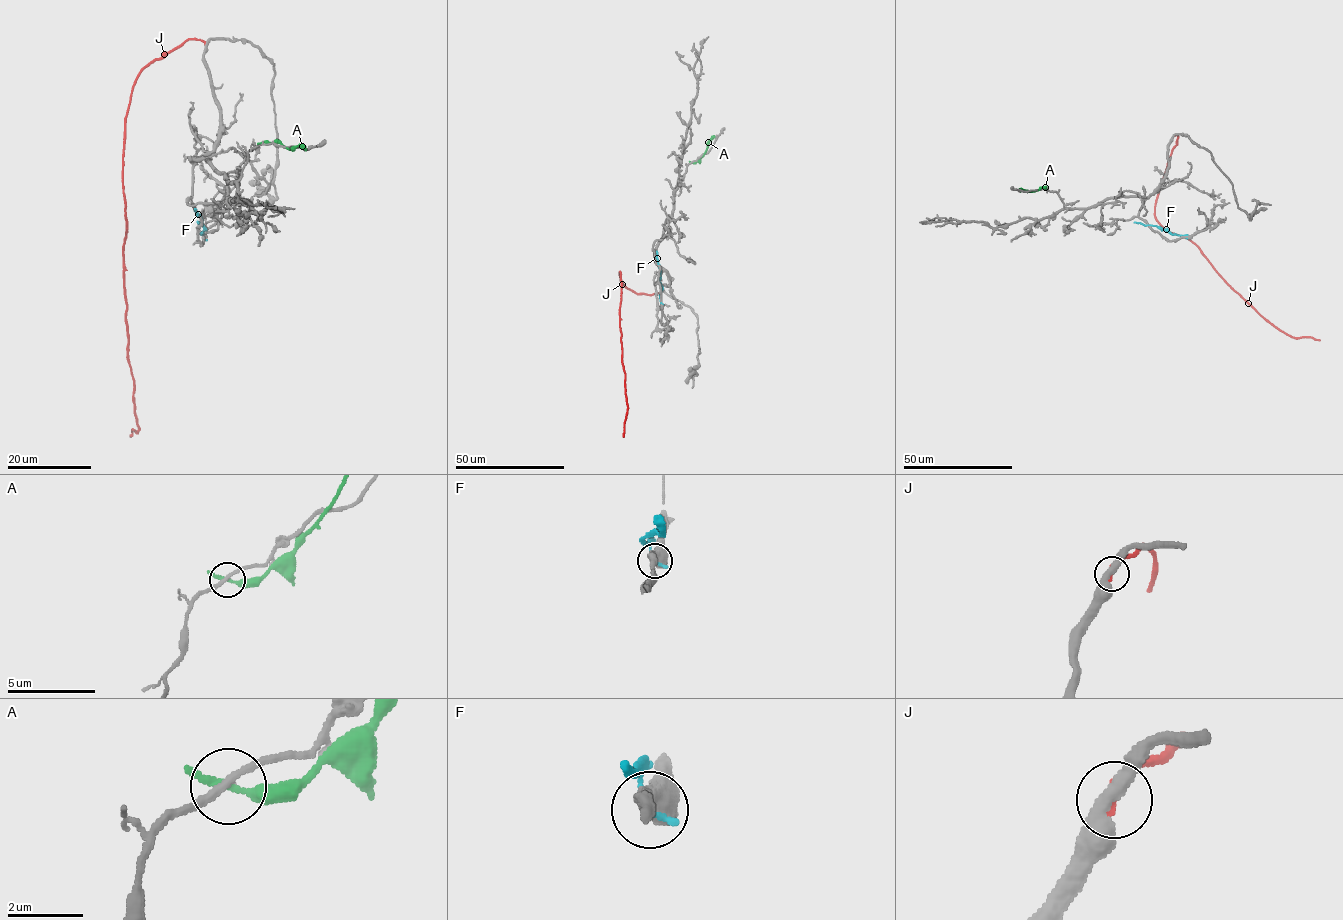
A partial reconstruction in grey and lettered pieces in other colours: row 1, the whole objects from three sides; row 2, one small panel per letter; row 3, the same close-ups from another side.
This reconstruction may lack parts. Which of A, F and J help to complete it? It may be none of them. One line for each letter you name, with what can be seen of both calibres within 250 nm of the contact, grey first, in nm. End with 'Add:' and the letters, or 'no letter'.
J: 400 nm thick on the grey side, 280 nm on the other
Add: J

